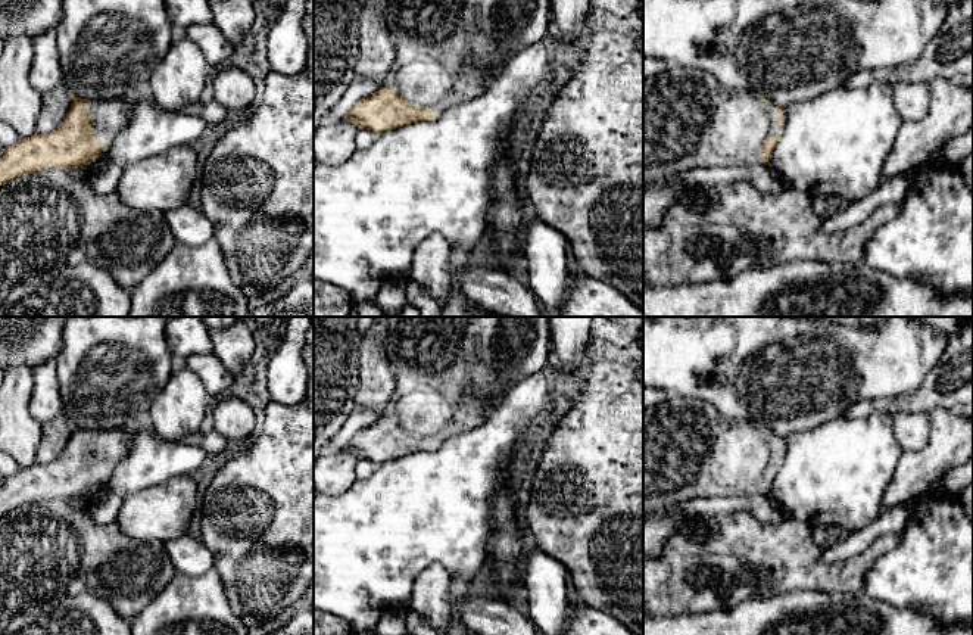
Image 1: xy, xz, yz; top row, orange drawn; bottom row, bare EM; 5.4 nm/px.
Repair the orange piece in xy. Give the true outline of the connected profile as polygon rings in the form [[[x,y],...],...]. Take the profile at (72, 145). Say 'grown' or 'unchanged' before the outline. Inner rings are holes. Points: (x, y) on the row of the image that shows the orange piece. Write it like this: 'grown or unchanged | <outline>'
grown | [[[74,96],[63,122],[56,130],[19,138],[16,144],[1,149],[0,186],[44,169],[84,168],[91,161],[99,159],[128,122],[130,110],[134,105],[134,96],[109,100],[87,100]]]

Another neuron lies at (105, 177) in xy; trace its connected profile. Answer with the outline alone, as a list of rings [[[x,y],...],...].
[[[105,161],[90,169],[87,183],[100,194],[116,193],[116,187],[122,177],[122,168],[113,162]]]

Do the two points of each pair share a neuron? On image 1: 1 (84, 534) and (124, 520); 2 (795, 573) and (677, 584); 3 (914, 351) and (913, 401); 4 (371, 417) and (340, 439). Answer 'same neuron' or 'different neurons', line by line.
1: different neurons
2: same neuron
3: different neurons
4: same neuron

